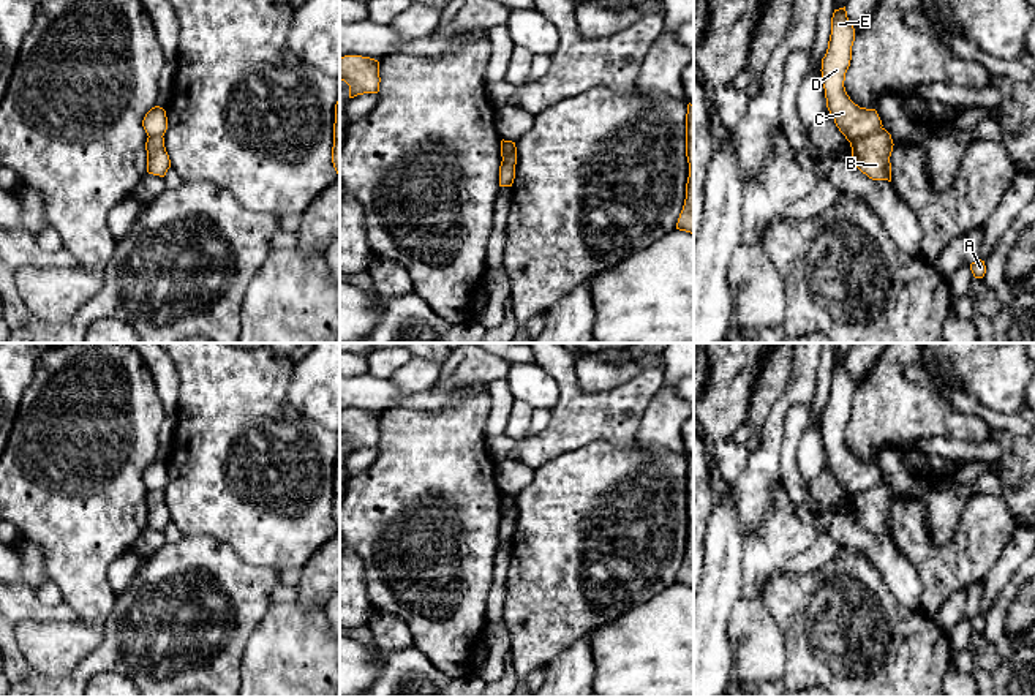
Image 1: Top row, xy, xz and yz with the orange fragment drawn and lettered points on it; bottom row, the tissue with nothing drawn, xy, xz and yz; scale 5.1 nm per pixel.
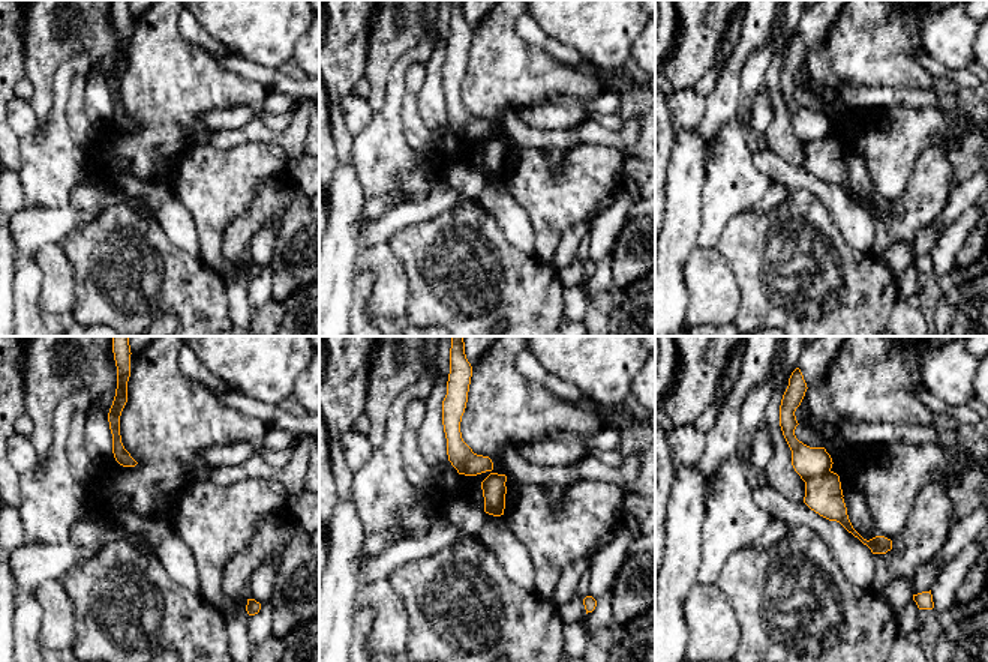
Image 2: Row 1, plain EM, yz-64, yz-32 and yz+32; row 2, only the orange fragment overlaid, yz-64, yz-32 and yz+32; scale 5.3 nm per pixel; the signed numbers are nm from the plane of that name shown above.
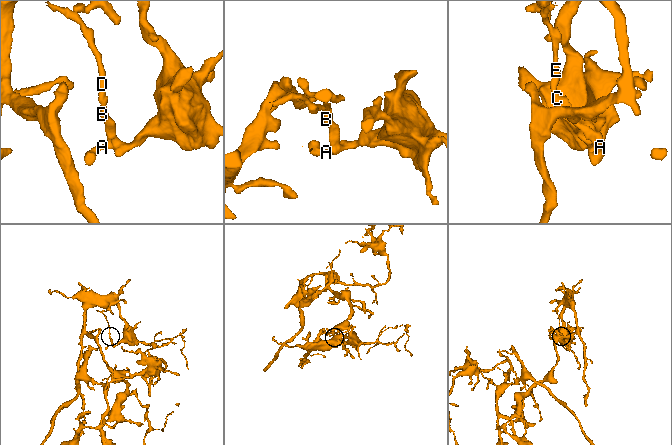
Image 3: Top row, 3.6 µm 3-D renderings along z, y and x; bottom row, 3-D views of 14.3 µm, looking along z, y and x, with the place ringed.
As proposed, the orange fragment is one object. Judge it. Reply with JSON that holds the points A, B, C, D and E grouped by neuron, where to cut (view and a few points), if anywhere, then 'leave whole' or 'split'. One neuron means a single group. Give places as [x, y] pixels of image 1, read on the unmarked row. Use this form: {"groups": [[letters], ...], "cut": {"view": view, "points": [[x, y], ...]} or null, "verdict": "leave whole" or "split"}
{"groups": [["A", "B"], ["C", "D", "E"]], "cut": {"view": "yz", "points": [[880, 481], [850, 498]]}, "verdict": "split"}

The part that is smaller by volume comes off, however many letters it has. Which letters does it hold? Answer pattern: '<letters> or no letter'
C, D, E

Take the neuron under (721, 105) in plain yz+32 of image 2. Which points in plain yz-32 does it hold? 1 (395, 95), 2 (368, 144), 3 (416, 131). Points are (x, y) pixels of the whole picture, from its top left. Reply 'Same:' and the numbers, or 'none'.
Same: 1, 2

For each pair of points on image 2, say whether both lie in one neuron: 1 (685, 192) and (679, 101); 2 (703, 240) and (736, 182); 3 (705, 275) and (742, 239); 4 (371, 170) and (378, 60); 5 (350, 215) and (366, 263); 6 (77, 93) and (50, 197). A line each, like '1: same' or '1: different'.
1: different
2: same
3: different
4: different
5: different
6: different

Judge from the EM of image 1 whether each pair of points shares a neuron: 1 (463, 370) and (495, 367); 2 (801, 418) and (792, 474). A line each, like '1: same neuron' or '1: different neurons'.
1: same neuron
2: same neuron

